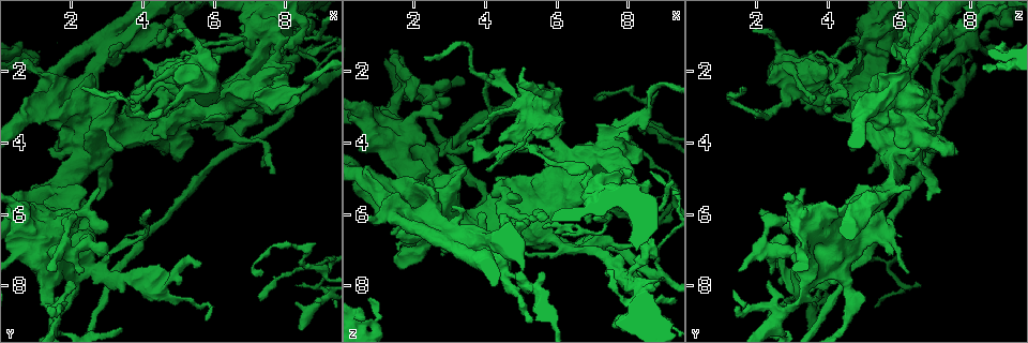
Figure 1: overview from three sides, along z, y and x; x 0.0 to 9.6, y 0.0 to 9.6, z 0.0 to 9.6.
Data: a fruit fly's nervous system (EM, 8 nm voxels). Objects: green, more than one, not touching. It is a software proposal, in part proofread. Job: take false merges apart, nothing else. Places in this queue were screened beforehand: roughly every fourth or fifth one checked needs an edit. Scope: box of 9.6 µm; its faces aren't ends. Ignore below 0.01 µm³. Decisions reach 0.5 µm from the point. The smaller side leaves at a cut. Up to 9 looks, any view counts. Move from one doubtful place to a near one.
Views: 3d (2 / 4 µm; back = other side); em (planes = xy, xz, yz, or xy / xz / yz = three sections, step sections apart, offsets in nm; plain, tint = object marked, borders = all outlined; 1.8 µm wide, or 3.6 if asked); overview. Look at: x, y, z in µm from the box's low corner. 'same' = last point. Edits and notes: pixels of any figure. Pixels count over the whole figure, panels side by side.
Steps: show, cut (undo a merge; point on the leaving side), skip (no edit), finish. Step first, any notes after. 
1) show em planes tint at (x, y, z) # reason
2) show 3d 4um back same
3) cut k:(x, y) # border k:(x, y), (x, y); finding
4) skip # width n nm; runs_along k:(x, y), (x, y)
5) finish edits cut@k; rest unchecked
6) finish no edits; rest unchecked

show 3d 2um at (1.75, 1.90, 6.20) # two arms in line, one across

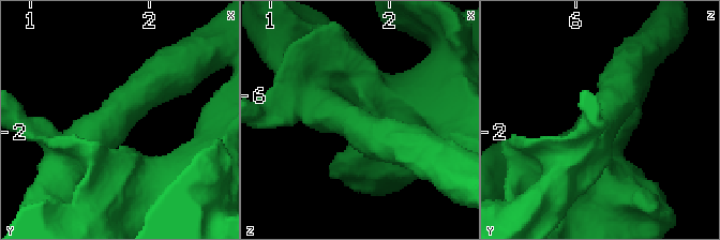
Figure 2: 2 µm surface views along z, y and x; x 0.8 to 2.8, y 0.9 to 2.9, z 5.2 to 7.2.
show em xy step 8 tint at (1.68, 1.90, 6.24) # arms 3; arm_widths 320, 360, 600 nm

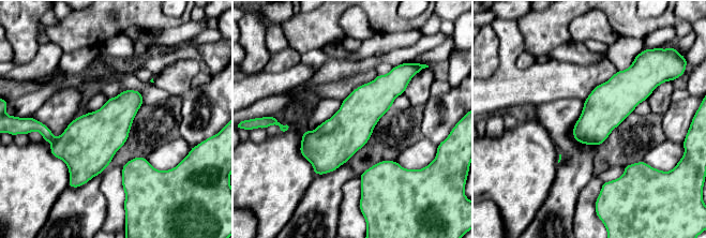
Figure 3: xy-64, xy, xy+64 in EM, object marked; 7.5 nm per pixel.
skip # width 320 nm; runs_along 3:(402, 79), (326, 152), (317, 172); all the same neuron

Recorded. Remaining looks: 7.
show em 3.6um xz step 16 tint at (3.35, 1.10, 6.90) # two arms at a narrow angle

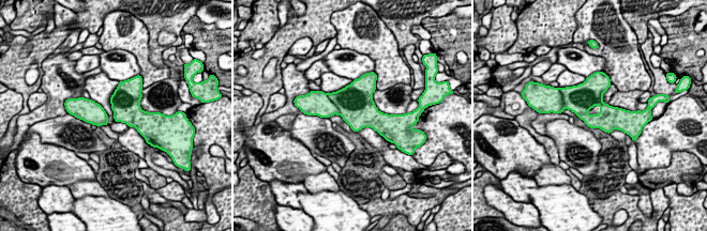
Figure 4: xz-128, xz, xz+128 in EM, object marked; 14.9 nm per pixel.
show em 3.6um planes tint same # another direction

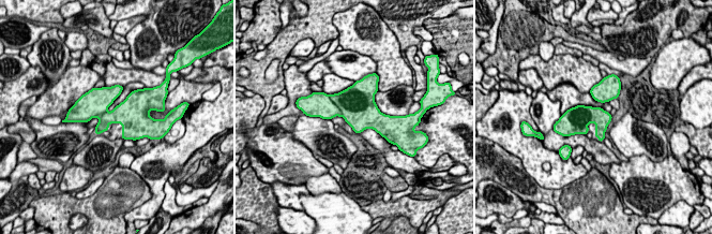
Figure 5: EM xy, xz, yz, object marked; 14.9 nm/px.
skip # one neuron here

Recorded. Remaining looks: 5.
show 3d 4um at (1.00, 1.70, 9.00) # sharp bend

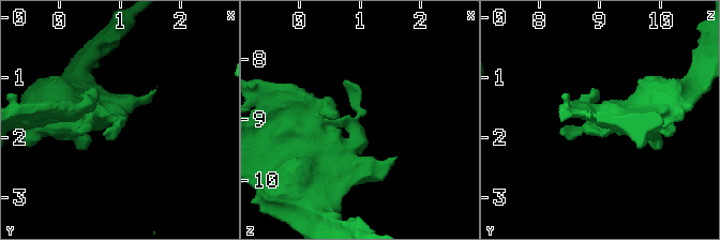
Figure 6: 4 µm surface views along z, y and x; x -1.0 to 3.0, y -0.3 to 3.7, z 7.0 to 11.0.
show em planes tint at (0.95, 1.65, 9.00)

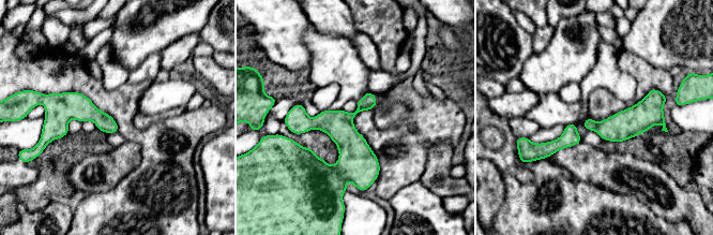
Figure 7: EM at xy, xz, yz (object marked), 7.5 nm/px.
skip # width 140 nm; runs_along 7:(294, 108), (353, 149), (361, 182); all the same neuron

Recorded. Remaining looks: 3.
show em xz step 4 tint at (6.30, 2.75, 6.90) # narrows sharply

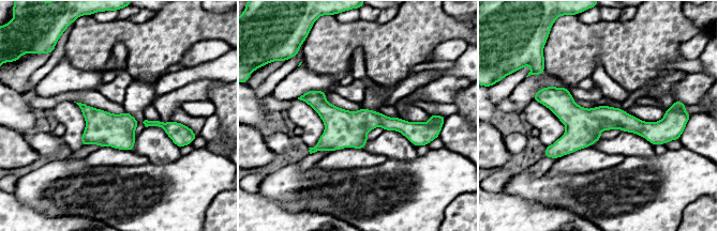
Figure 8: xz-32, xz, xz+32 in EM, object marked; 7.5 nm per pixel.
show em planes tint same # cut it another way

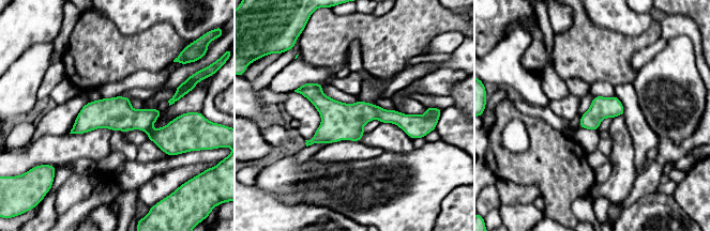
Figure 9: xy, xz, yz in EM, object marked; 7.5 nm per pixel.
skip # width 160 nm; runs_along 9:(300, 90), (332, 112), (419, 118); continuous, no second neuron

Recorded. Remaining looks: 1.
finish no edits; rest unchecked

